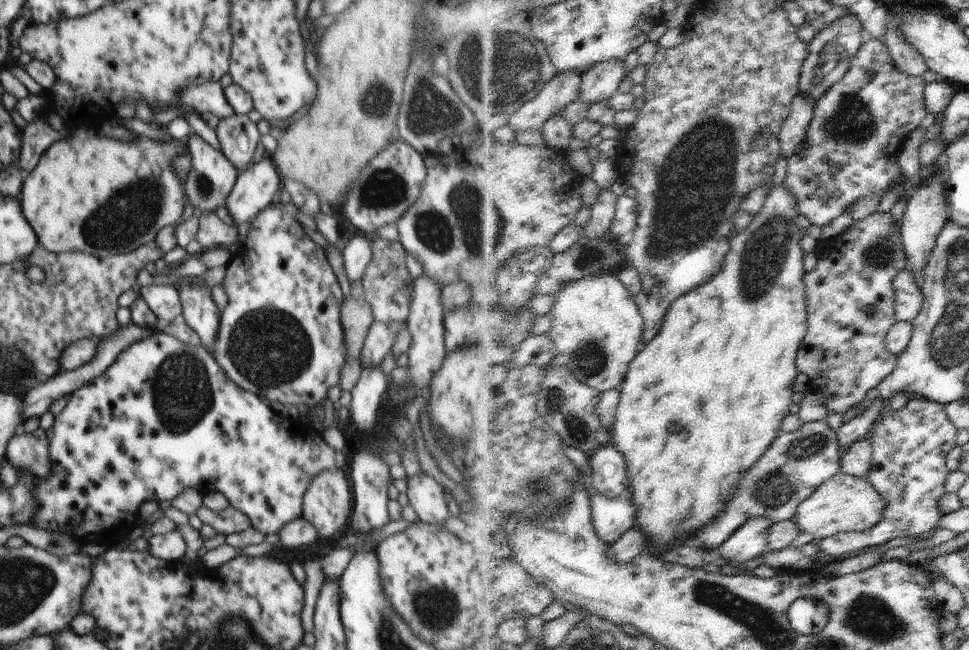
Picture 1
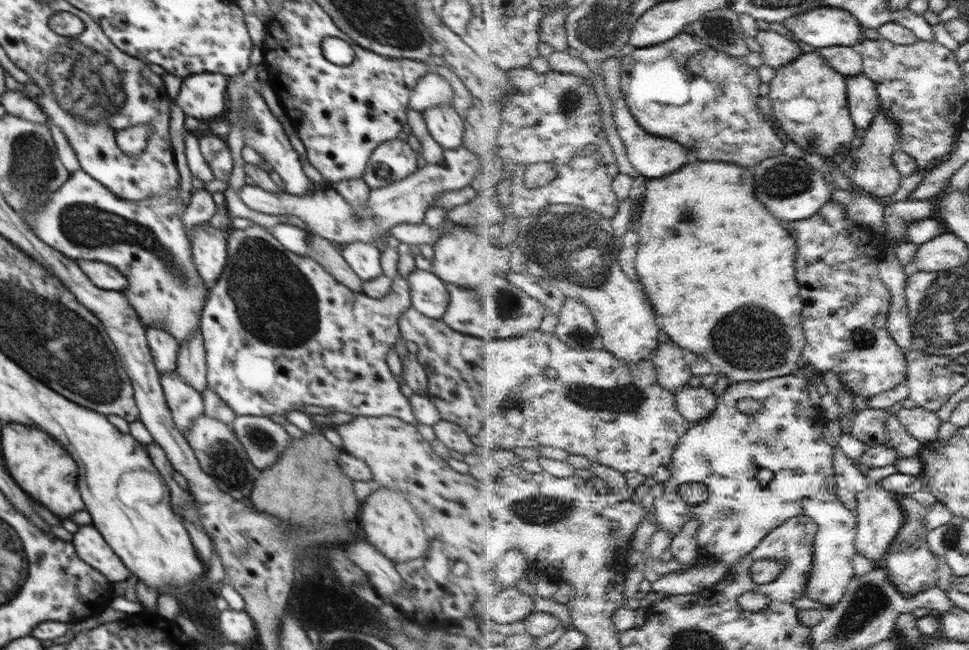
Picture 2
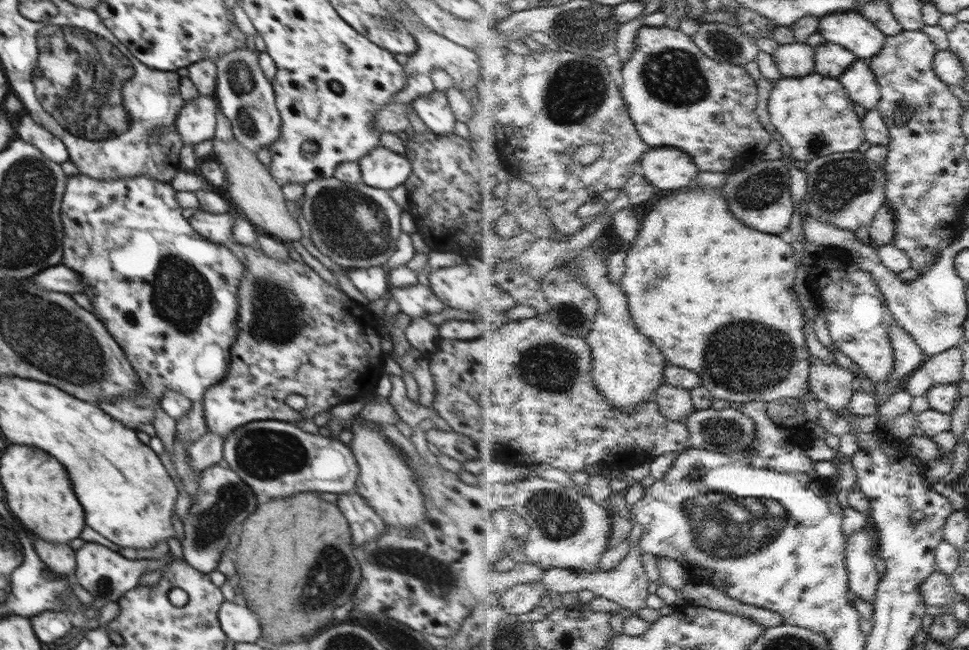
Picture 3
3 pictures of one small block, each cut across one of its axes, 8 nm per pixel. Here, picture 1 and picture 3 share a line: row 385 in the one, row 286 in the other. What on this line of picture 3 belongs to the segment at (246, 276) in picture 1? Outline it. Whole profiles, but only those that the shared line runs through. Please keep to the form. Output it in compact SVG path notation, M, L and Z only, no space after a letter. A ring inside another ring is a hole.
M229 242L227 247L246 269L238 285L238 331L229 351L228 376L208 387L202 402L207 431L226 438L234 429L248 422L279 420L294 423L313 418L339 404L374 400L378 380L384 373L384 353L376 324L368 324L368 306L350 299L342 289L322 279L302 259L289 258L283 262L242 243ZM292 393L306 398L306 410L292 412L284 404L284 398Z

